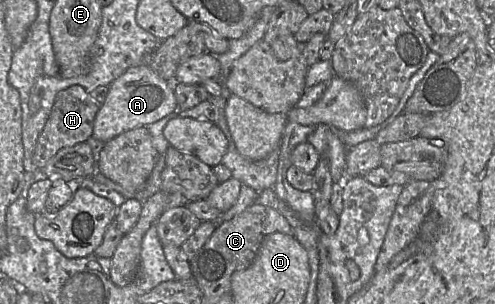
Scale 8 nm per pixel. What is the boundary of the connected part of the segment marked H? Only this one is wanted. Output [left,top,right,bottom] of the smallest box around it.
[32,85,100,170]

